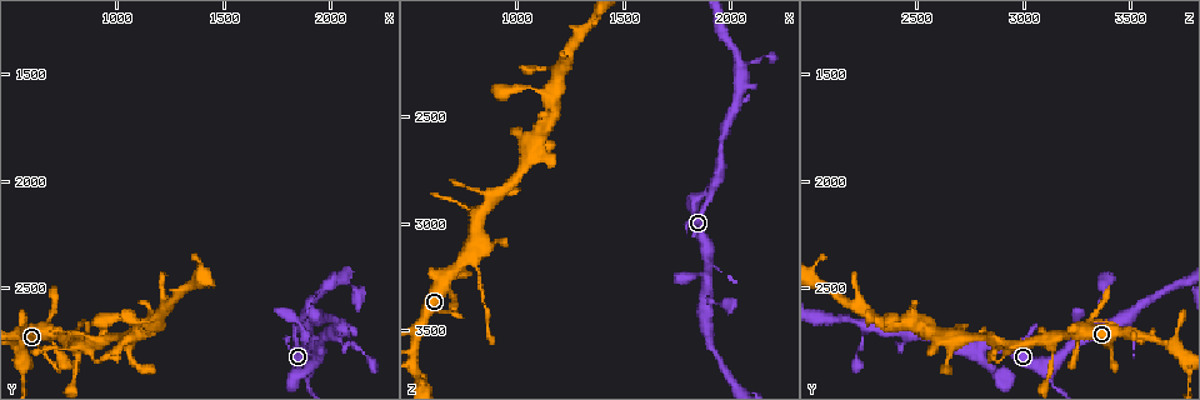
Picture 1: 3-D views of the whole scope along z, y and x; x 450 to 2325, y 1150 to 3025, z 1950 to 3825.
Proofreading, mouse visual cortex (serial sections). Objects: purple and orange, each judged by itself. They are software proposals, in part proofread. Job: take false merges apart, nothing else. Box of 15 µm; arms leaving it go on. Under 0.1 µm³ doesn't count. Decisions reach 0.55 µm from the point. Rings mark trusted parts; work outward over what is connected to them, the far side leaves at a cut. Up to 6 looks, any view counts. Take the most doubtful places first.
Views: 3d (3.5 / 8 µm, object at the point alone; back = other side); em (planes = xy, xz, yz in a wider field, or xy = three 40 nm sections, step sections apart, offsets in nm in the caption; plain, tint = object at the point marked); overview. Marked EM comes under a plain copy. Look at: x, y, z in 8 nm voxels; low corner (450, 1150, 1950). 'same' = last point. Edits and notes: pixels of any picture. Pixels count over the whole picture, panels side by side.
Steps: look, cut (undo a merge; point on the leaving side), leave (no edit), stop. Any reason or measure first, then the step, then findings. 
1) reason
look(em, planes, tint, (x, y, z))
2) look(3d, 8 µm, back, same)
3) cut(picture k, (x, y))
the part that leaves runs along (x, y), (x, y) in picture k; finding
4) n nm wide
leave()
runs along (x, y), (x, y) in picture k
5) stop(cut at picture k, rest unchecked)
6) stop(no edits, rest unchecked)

look(3d, 8 µm, (2040, 2680, 2260))

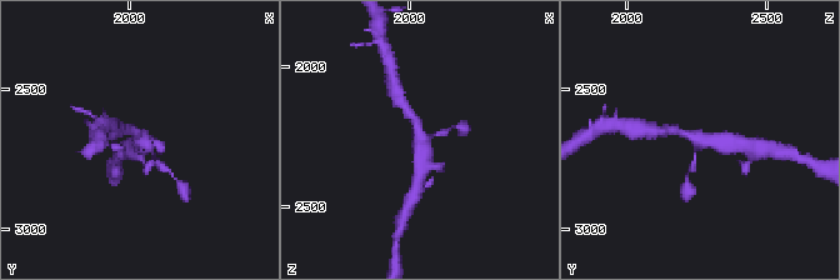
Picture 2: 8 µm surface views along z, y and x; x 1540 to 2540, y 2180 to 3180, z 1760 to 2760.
now the EM
look(em, xy, step 1, tint, (2050, 2690, 2270))

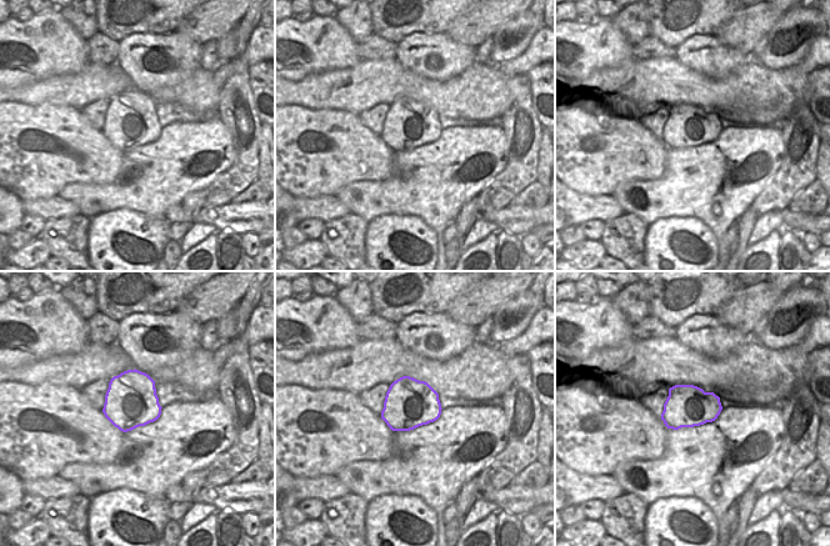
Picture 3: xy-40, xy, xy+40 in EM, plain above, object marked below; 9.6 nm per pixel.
480 nm wide
leave()
runs along (735, 144), (671, 130) in picture 2; continuous, no second cell

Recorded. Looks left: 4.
a narrow waist
look(3d, 3.5 µm, (1850, 2670, 3230))

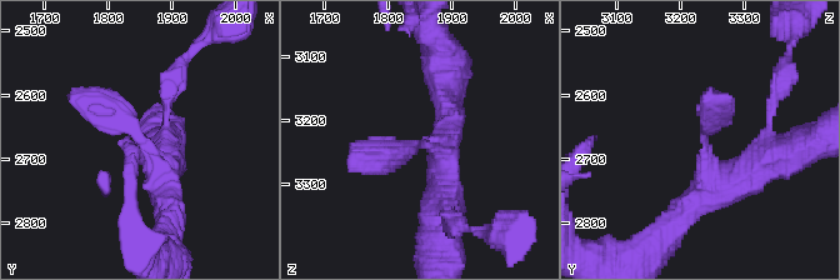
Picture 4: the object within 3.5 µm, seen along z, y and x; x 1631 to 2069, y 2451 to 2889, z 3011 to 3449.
need the tissue
look(em, xy, step 3, tint, (1855, 2675, 3235))

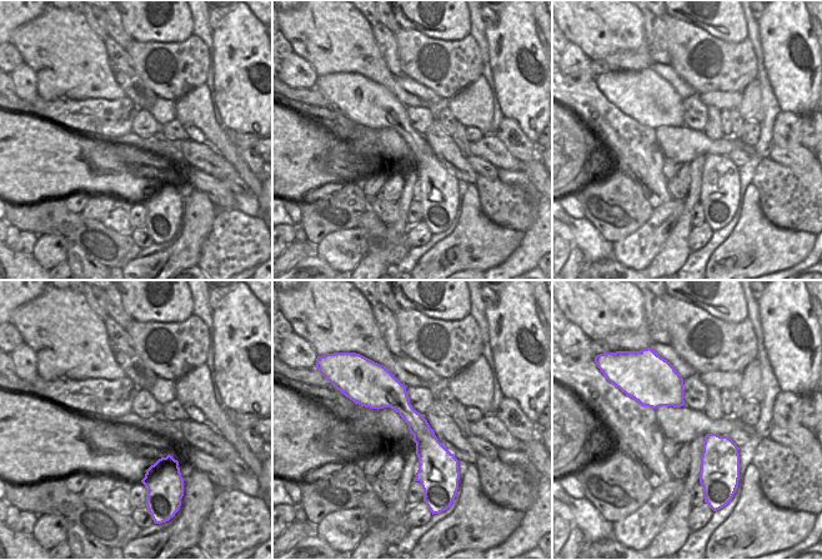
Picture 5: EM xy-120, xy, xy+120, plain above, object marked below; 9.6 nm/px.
leave()
one cell here

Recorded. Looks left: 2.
stop(no edits, rest unchecked)

